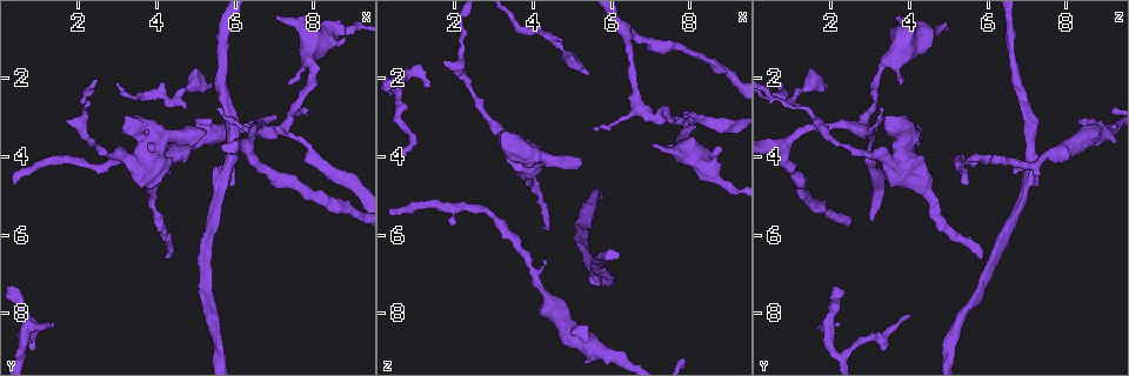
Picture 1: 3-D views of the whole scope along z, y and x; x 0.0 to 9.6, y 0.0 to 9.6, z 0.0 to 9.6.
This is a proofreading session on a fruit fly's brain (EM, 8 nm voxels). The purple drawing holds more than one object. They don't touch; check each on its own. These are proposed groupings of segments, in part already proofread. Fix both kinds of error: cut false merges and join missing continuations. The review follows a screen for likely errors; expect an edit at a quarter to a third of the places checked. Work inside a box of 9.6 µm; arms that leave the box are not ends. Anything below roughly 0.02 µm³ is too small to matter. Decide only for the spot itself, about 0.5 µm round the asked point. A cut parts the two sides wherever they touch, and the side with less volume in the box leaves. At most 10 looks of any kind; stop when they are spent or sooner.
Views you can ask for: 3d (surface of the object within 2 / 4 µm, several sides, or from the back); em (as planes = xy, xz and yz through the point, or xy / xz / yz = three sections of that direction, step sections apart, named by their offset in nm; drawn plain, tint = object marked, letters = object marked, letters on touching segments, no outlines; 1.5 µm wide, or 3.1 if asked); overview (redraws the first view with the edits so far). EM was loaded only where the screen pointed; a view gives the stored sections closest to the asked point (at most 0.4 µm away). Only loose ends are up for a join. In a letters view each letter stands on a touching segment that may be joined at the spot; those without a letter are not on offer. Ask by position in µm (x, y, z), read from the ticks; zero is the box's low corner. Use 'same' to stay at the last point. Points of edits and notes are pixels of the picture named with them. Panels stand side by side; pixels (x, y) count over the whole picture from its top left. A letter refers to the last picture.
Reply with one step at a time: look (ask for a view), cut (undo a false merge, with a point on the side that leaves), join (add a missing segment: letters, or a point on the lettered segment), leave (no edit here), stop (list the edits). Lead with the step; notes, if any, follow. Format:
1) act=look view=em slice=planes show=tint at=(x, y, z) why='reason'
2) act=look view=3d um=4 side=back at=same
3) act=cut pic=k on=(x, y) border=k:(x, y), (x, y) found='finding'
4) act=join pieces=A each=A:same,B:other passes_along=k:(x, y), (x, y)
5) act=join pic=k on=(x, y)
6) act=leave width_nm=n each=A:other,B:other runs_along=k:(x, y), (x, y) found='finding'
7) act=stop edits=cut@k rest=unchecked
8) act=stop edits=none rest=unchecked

act=look view=3d um=2 at=(4.30, 6.60, 5.80) why='free end'

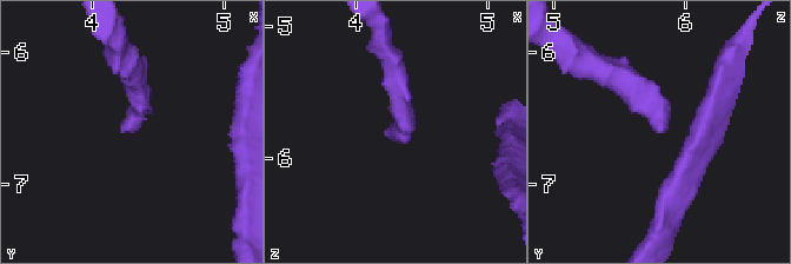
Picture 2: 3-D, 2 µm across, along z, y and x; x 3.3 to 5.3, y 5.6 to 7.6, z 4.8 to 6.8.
act=look view=em slice=planes show=letters at=(4.34, 6.60, 5.82)

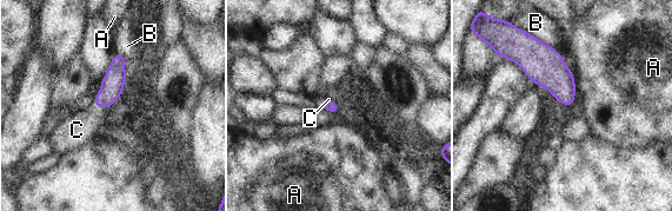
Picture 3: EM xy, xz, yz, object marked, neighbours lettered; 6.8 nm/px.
act=join pieces=C each=A:other,B:other,C:same passes_along=3:(112, 84), (101, 105), (77, 130) found='it goes on there'

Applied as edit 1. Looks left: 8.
act=look view=overview

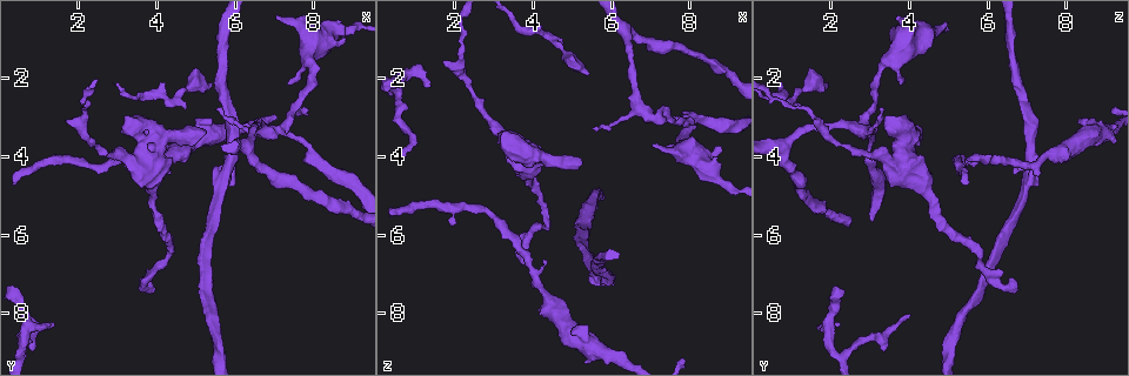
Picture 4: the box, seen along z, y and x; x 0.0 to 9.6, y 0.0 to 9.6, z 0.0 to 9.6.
act=look view=3d um=2 at=(1.90, 4.05, 5.70) why='branch stops here'

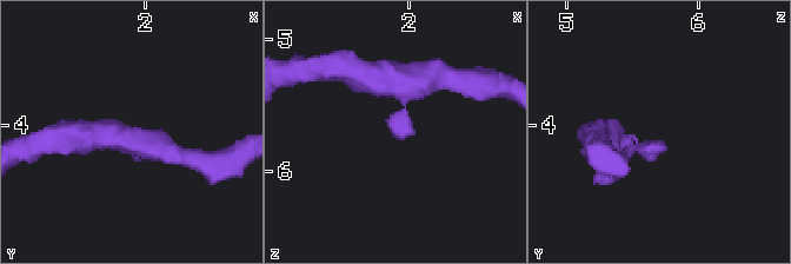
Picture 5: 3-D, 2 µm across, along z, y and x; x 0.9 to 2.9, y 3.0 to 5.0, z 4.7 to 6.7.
act=look view=em slice=planes show=letters at=(1.94, 4.10, 5.74) why='shape alone is not enough'

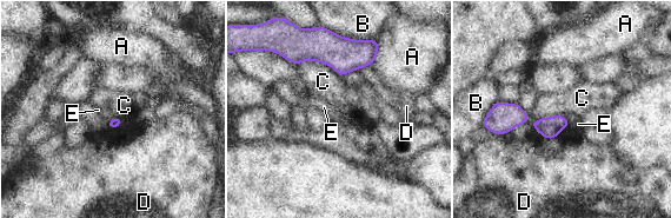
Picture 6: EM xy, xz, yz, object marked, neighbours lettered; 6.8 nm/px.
act=leave longest_contact=C:320nm each=A:other,B:other,C:other,D:other,E:other border=6:(298, 64), (323, 61), (341, 78) found='no lettered segment goes on from it'

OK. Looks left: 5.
act=look view=em slice=planes show=plain at=(0.65, 8.05, 4.00) why='branch stops here'

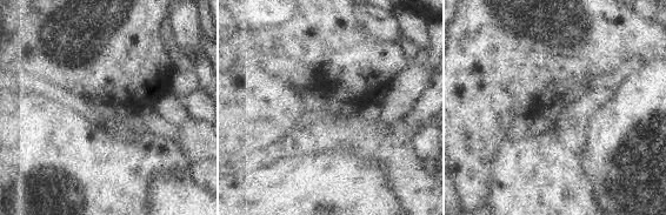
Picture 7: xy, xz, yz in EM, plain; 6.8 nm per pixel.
act=look view=em slice=planes show=letters at=same

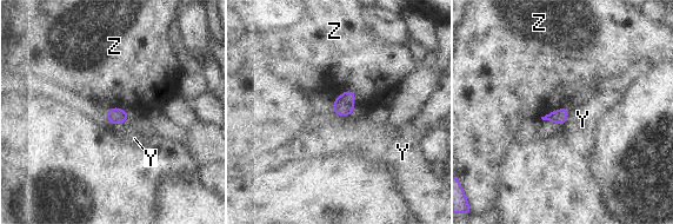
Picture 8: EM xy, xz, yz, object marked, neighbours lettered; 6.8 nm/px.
act=leave each=Y:other,Z:other found='no lettered segment goes on from it'

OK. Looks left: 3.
act=look view=em slice=xy step=8 show=tint at=(0.70, 8.30, 1.90) why='sharp bend'

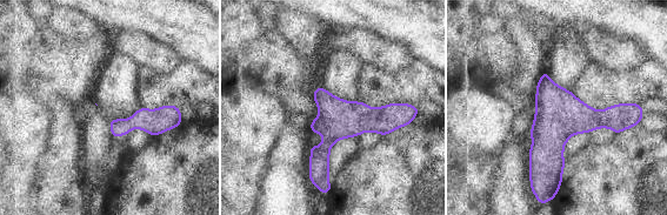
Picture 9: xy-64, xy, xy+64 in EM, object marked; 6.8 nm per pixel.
act=look view=em slice=planes show=tint at=same

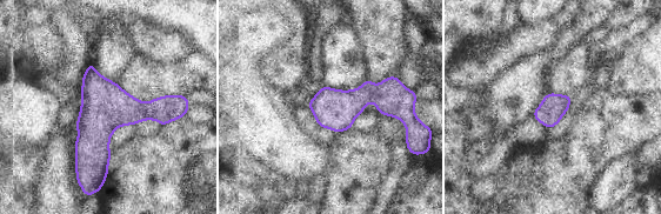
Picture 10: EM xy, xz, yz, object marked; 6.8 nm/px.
act=look view=em slice=planes show=letters at=same why='see the neighbours'

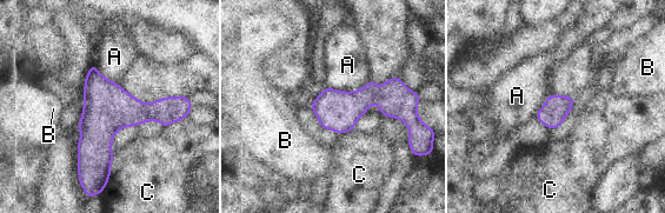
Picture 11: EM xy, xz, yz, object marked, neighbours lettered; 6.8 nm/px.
act=leave each=A:other,B:other,C:other border=11:(371, 78), (353, 91), (325, 87) found='continuous, no second cell'

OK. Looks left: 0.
act=stop edits=join@3 rest=unchecked

